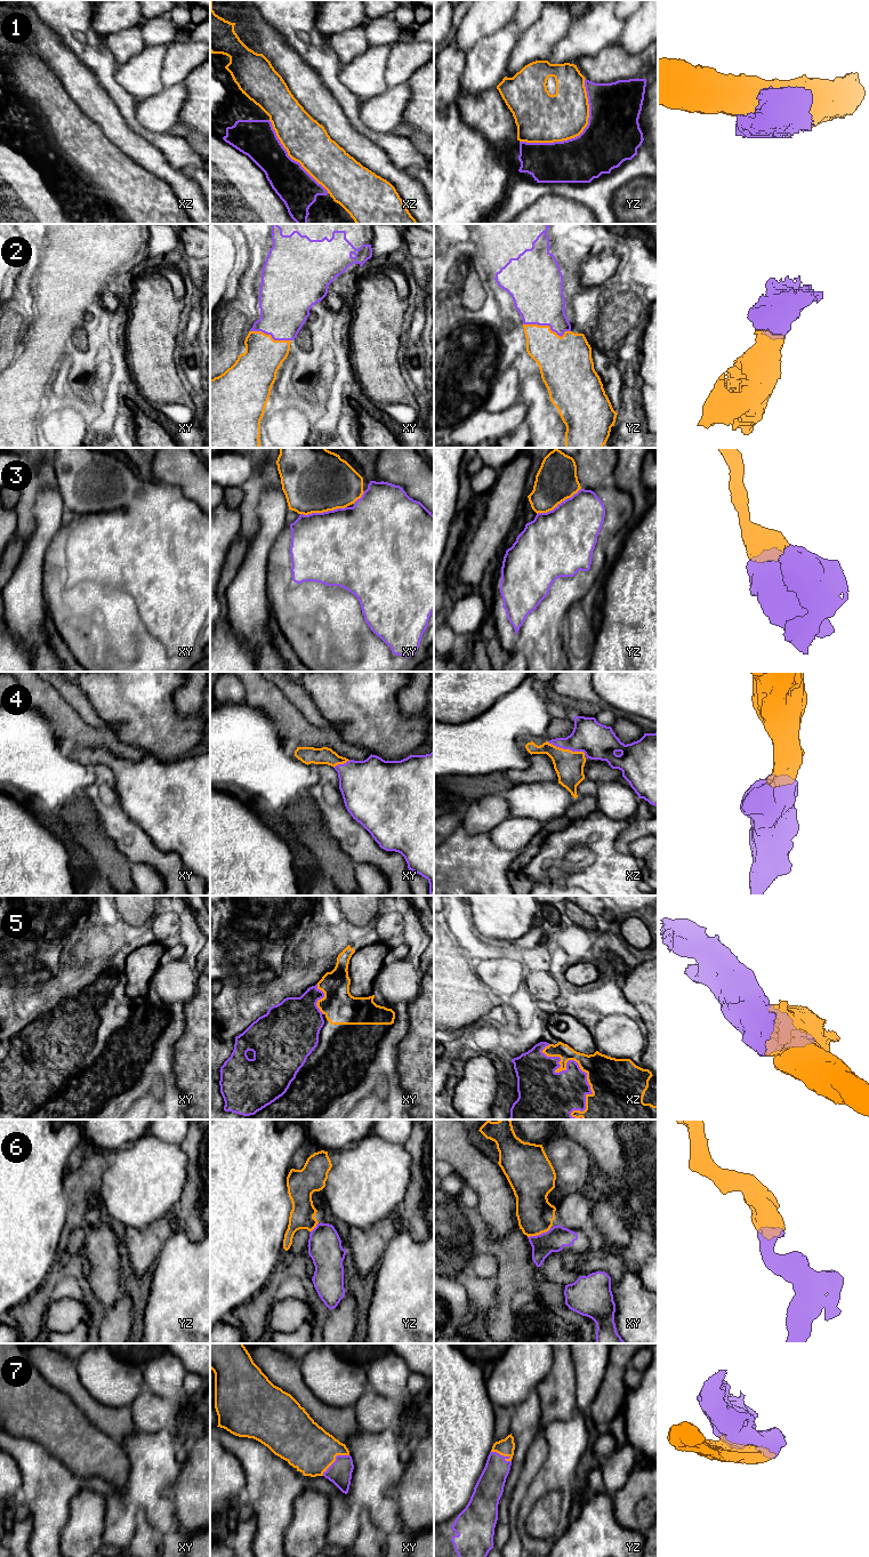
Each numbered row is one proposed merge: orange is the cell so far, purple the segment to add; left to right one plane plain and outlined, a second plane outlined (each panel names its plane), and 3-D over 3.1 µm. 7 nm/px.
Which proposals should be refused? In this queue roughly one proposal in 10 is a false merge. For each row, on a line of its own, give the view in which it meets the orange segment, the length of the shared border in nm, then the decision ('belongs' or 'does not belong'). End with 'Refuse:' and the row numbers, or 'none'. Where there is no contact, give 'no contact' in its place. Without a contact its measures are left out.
1: yz | 650 nm | does not belong
2: yz | 340 nm | belongs
3: xy | 340 nm | belongs
4: xz | 280 nm | belongs
5: xz | 550 nm | belongs
6: xy | 180 nm | belongs
7: xy | 240 nm | belongs
Refuse: 1

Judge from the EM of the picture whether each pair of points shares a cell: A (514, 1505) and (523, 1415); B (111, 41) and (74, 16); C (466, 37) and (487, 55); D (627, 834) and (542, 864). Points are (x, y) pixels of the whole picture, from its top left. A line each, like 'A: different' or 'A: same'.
A: different
B: different
C: different
D: different

